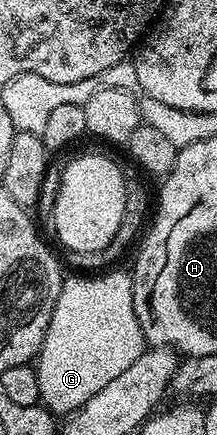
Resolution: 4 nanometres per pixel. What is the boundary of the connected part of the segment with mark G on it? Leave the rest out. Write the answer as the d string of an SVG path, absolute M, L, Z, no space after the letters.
M110 271L95 273L90 277L83 273L72 274L75 275L72 279L71 276L64 278L63 288L59 290L43 348L37 356L41 403L56 416L66 417L77 411L91 397L101 393L101 389L105 389L105 385L109 385L113 377L125 373L125 369L129 369L129 365L133 365L133 361L137 361L137 357L145 350L143 330L137 321L133 305L132 276L128 272L126 275L123 271Z

